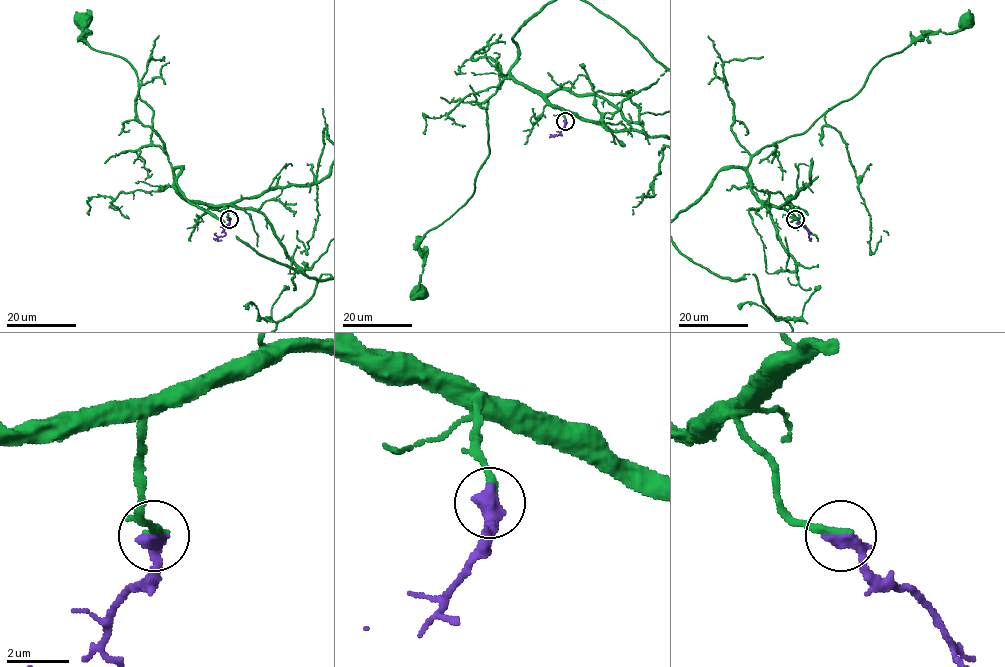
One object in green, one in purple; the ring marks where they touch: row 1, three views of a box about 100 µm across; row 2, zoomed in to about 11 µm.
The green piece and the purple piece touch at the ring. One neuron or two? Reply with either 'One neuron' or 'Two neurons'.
One neuron

